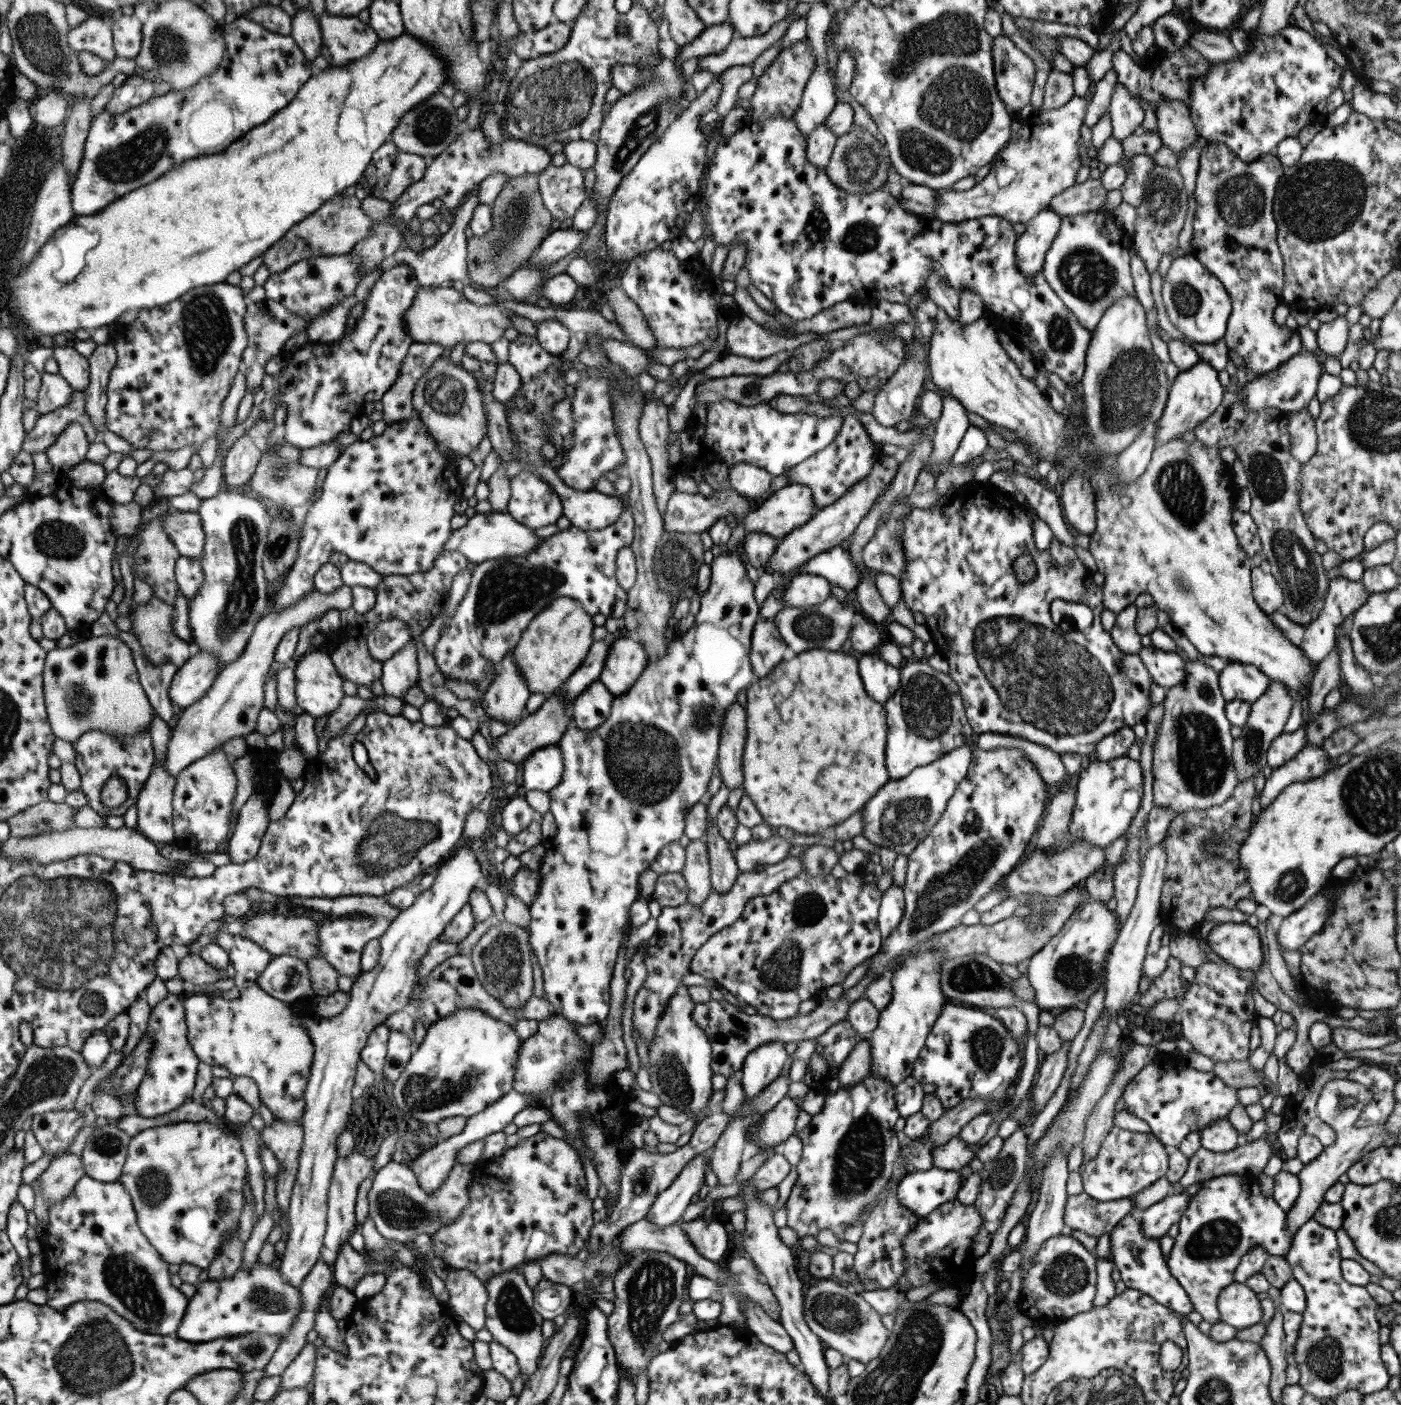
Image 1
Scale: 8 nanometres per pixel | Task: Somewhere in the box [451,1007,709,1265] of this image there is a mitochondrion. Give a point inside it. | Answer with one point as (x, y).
(674, 1080)

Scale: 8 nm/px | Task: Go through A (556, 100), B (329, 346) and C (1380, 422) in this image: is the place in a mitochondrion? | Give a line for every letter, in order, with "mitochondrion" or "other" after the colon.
A: mitochondrion
B: other
C: mitochondrion

